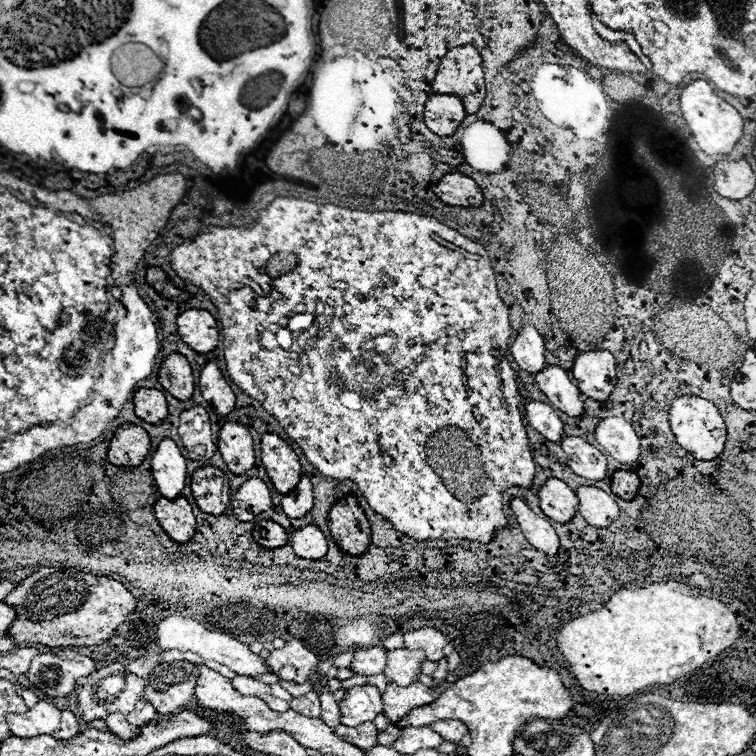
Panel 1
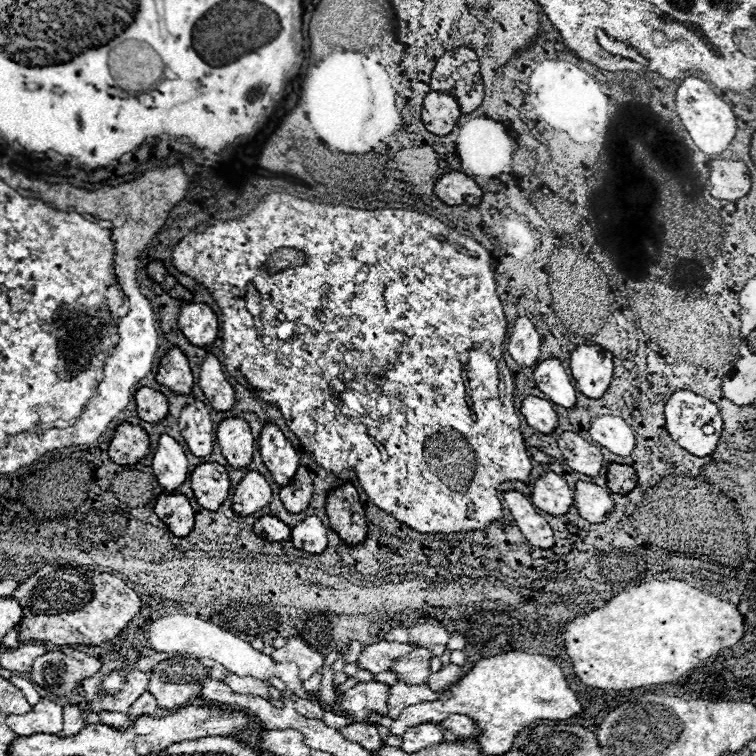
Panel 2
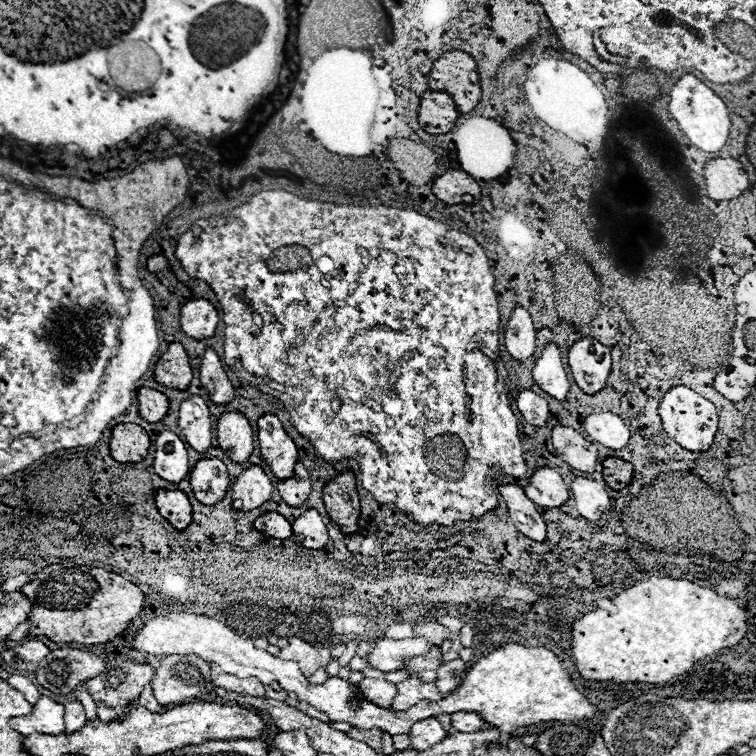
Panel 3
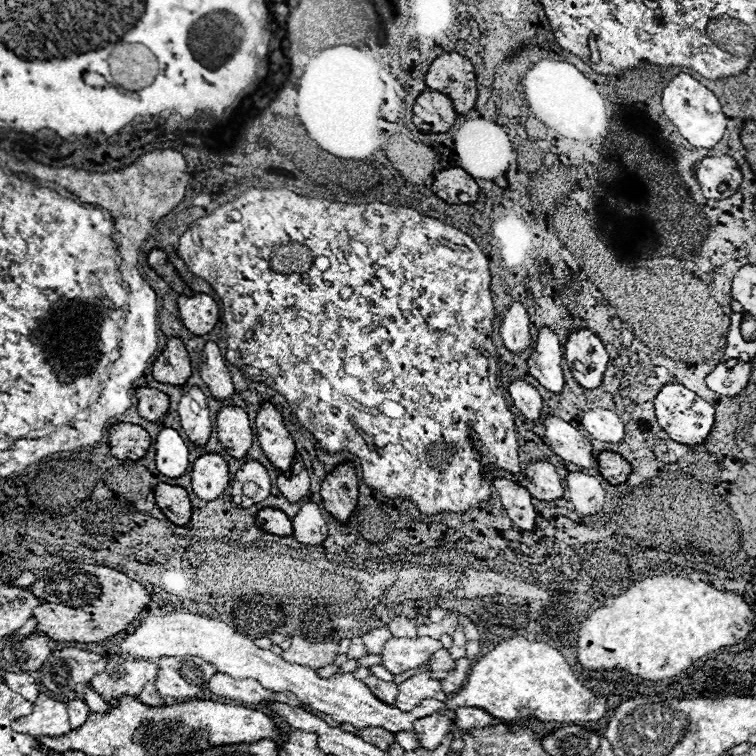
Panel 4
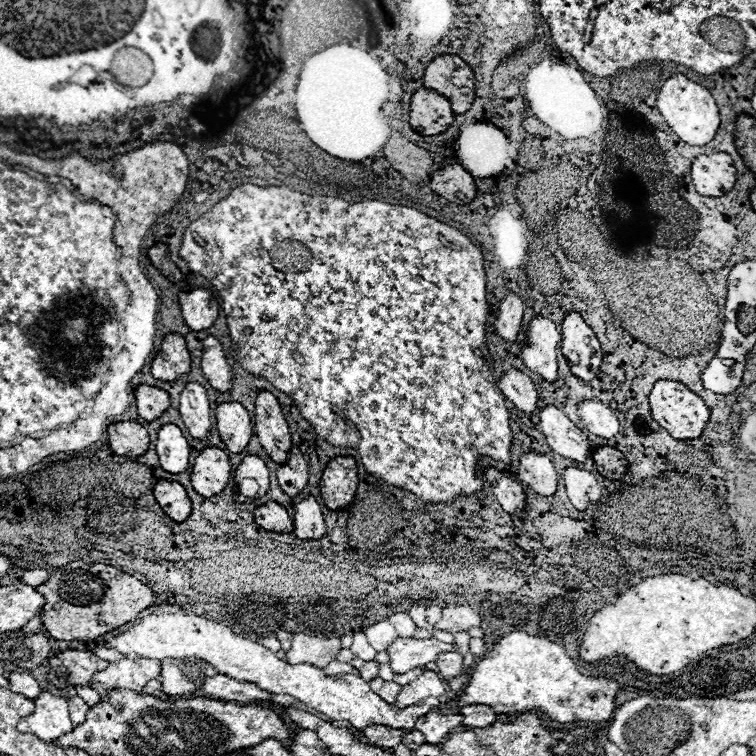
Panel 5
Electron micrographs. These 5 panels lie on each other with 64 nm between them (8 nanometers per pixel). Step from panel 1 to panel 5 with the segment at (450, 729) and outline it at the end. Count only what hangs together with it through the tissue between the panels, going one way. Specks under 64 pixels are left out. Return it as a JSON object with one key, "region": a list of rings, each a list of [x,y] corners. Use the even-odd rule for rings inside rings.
{"region":[[[480,704],[464,706],[464,708],[460,708],[460,714],[464,716],[462,726],[466,726],[466,728],[484,728],[498,720],[498,714],[490,706],[480,706]]]}

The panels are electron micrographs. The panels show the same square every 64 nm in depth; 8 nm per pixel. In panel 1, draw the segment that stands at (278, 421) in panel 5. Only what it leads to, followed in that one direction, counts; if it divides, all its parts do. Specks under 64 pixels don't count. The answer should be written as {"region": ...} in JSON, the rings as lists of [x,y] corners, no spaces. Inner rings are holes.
{"region":[[[268,432],[262,436],[262,466],[266,468],[274,488],[280,494],[290,494],[300,482],[300,462],[294,450],[278,434]]]}

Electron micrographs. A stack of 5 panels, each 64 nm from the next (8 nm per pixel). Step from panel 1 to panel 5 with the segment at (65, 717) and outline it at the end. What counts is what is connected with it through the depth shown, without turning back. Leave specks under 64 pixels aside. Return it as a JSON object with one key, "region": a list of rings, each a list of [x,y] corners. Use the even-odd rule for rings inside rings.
{"region":[[[72,696],[68,700],[68,704],[70,704],[70,718],[72,718],[72,724],[76,728],[76,726],[80,726],[86,720],[86,714],[88,714],[90,708],[86,706],[86,702],[80,696]]]}

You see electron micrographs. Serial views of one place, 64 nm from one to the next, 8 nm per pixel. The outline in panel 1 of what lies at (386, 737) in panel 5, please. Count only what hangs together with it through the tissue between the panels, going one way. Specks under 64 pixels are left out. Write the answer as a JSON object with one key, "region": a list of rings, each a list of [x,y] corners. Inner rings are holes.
{"region":[[[364,722],[364,724],[354,726],[354,728],[340,724],[340,726],[334,728],[334,732],[336,732],[344,742],[350,742],[350,744],[362,748],[362,750],[368,750],[368,748],[376,746],[376,732],[378,732],[378,730],[374,728],[372,722]]]}

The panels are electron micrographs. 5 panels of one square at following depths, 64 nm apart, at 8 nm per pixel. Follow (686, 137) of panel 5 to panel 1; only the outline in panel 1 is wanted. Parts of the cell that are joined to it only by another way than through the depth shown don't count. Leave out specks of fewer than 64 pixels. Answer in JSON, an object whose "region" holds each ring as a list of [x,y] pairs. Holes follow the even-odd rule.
{"region":[[[706,80],[690,82],[680,94],[680,110],[688,122],[698,146],[706,154],[730,154],[744,132],[744,120],[734,106],[724,102]]]}

